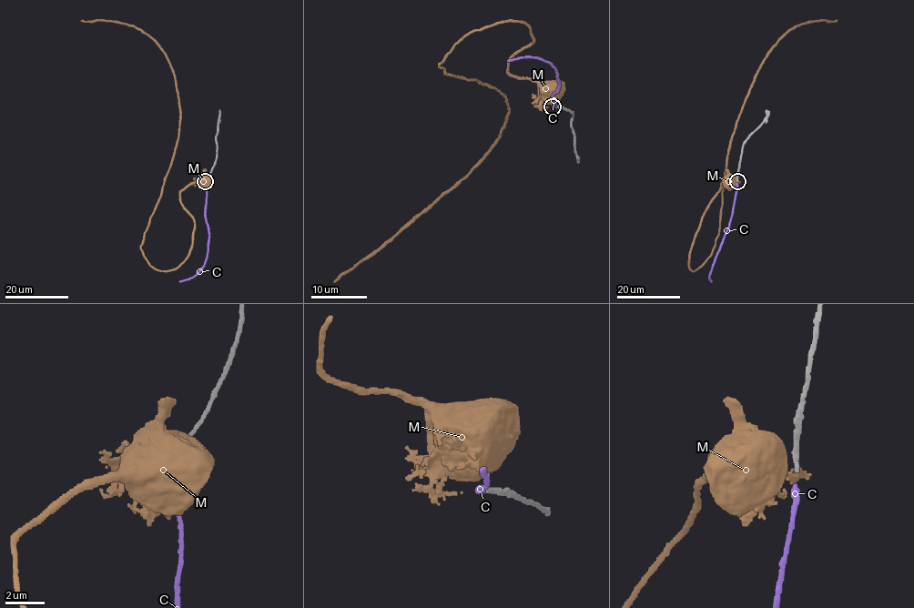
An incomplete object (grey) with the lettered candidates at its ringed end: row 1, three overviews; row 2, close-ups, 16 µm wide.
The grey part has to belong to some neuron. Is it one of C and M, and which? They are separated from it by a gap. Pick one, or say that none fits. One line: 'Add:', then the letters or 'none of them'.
Add: C

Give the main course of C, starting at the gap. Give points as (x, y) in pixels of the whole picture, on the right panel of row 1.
C: (737, 183), (728, 228), (709, 272), (711, 281)

